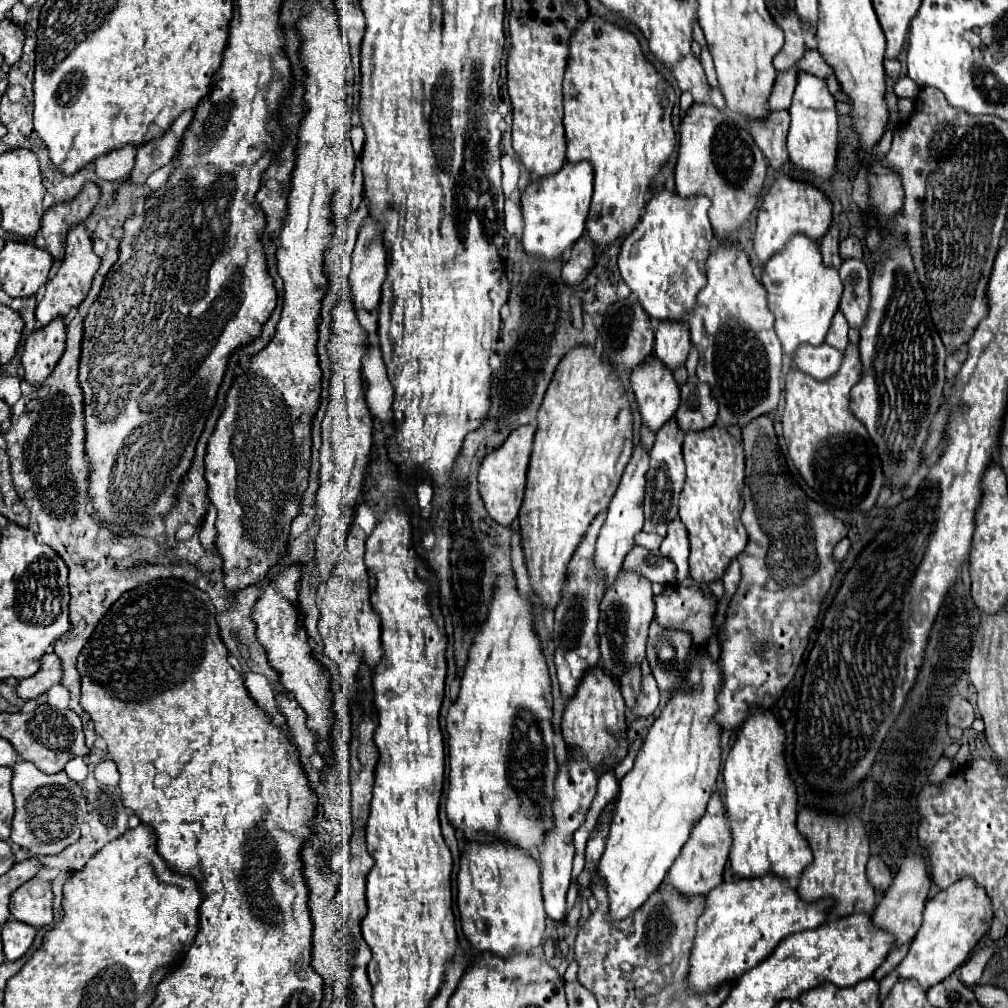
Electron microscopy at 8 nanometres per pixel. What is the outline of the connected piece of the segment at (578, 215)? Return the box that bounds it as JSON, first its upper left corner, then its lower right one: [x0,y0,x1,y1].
[521,163,593,261]

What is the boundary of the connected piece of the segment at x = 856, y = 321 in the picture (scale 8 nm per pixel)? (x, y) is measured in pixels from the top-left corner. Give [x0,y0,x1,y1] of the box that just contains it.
[841,259,869,329]

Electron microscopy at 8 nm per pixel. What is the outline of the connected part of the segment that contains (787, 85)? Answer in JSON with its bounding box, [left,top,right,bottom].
[767,69,797,111]

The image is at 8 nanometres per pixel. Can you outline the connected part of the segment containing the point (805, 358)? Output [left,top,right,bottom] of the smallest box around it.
[793,343,843,381]

